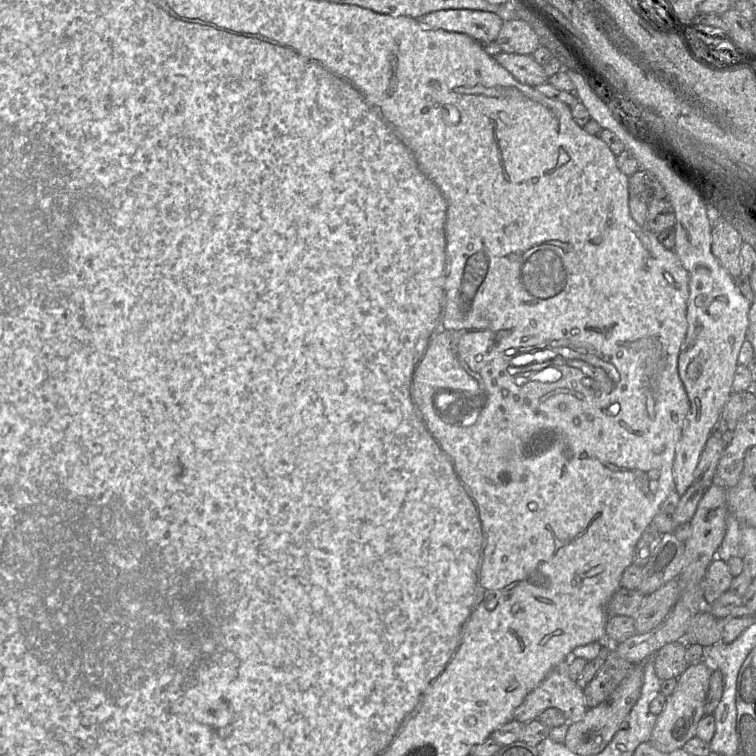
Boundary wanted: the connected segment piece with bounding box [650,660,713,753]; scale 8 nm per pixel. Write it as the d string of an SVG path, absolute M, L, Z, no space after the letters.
M708 660L689 665L677 679L673 693L667 697L663 711L658 715L650 742L659 751L670 753L683 748L684 744L696 736L698 724L705 716L706 697L709 691L713 667Z

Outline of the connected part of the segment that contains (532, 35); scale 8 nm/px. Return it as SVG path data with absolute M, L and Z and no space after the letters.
M520 19L503 21L495 42L501 48L501 52L521 55L531 55L540 46L535 31Z

